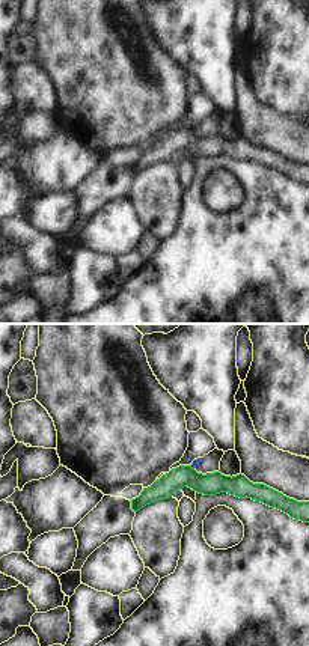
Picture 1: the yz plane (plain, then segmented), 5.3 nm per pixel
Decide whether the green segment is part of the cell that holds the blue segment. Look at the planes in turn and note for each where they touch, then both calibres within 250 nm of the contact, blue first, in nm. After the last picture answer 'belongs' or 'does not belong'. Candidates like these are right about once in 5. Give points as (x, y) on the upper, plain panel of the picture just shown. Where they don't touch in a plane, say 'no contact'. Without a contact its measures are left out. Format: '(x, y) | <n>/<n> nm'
(192, 130) | 40/120 nm

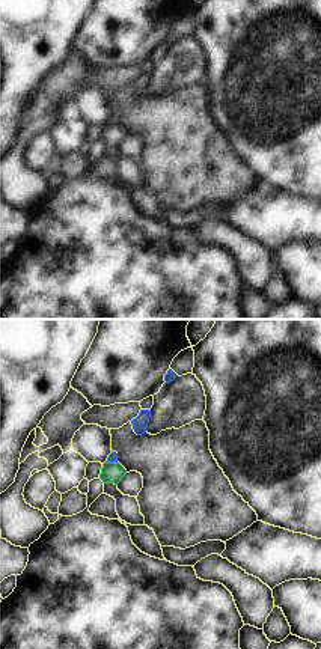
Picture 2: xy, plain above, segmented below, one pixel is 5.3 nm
(112, 124) | 50/110 nm

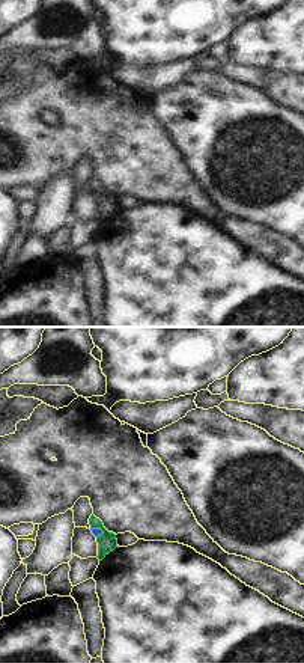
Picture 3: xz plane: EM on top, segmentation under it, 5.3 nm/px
(97, 192) | 40/100 nm

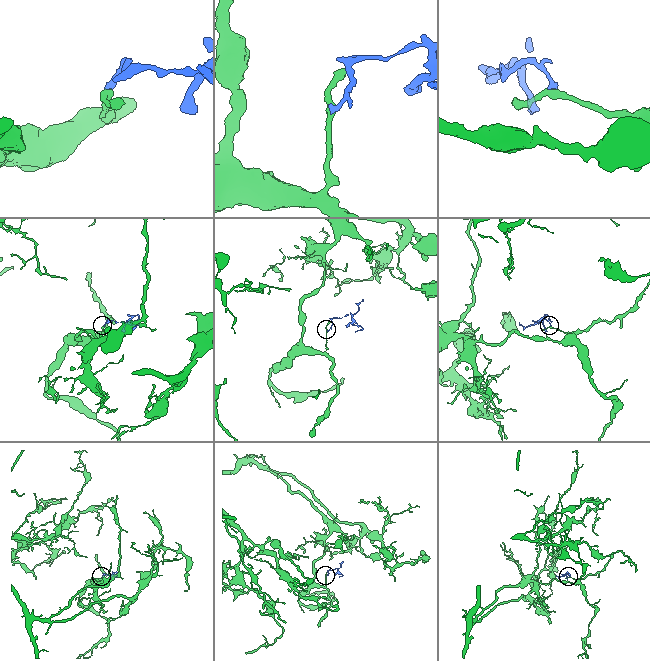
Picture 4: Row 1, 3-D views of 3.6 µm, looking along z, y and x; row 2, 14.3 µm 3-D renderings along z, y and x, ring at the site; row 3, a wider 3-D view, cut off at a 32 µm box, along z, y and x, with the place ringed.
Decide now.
does not belong

